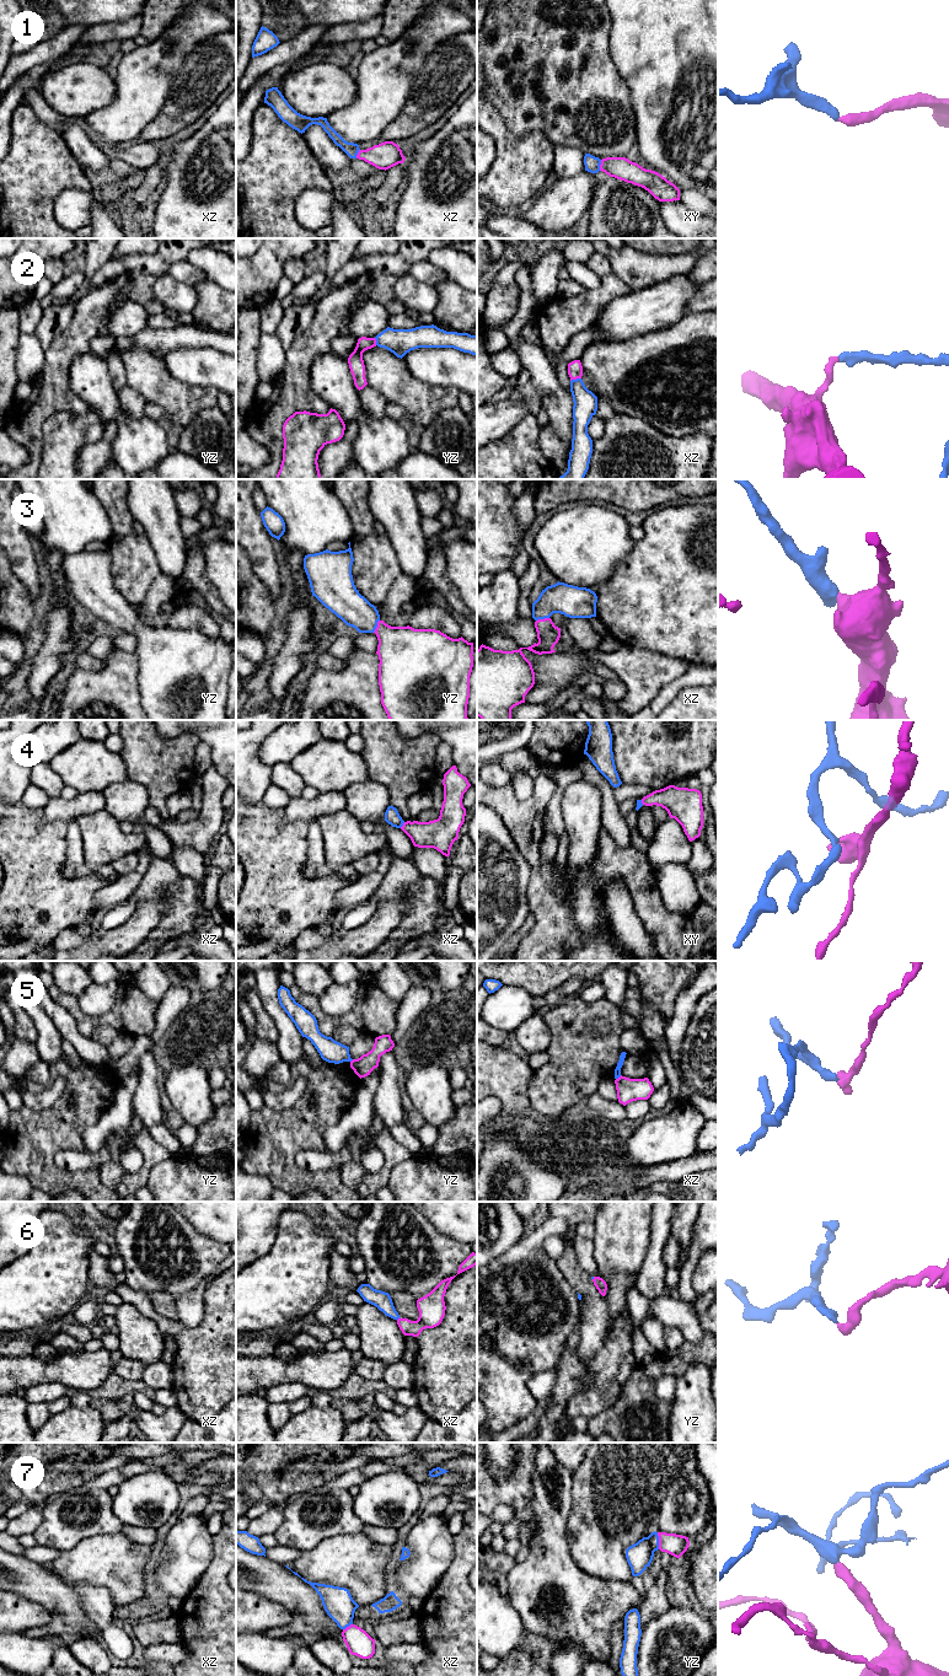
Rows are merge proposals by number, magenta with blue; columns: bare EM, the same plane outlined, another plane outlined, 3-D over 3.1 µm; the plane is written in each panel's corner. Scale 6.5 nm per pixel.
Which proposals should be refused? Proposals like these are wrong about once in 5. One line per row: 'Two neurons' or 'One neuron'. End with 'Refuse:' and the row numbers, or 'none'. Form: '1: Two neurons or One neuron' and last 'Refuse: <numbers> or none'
1: One neuron
2: One neuron
3: One neuron
4: One neuron
5: Two neurons
6: One neuron
7: One neuron
Refuse: 5

